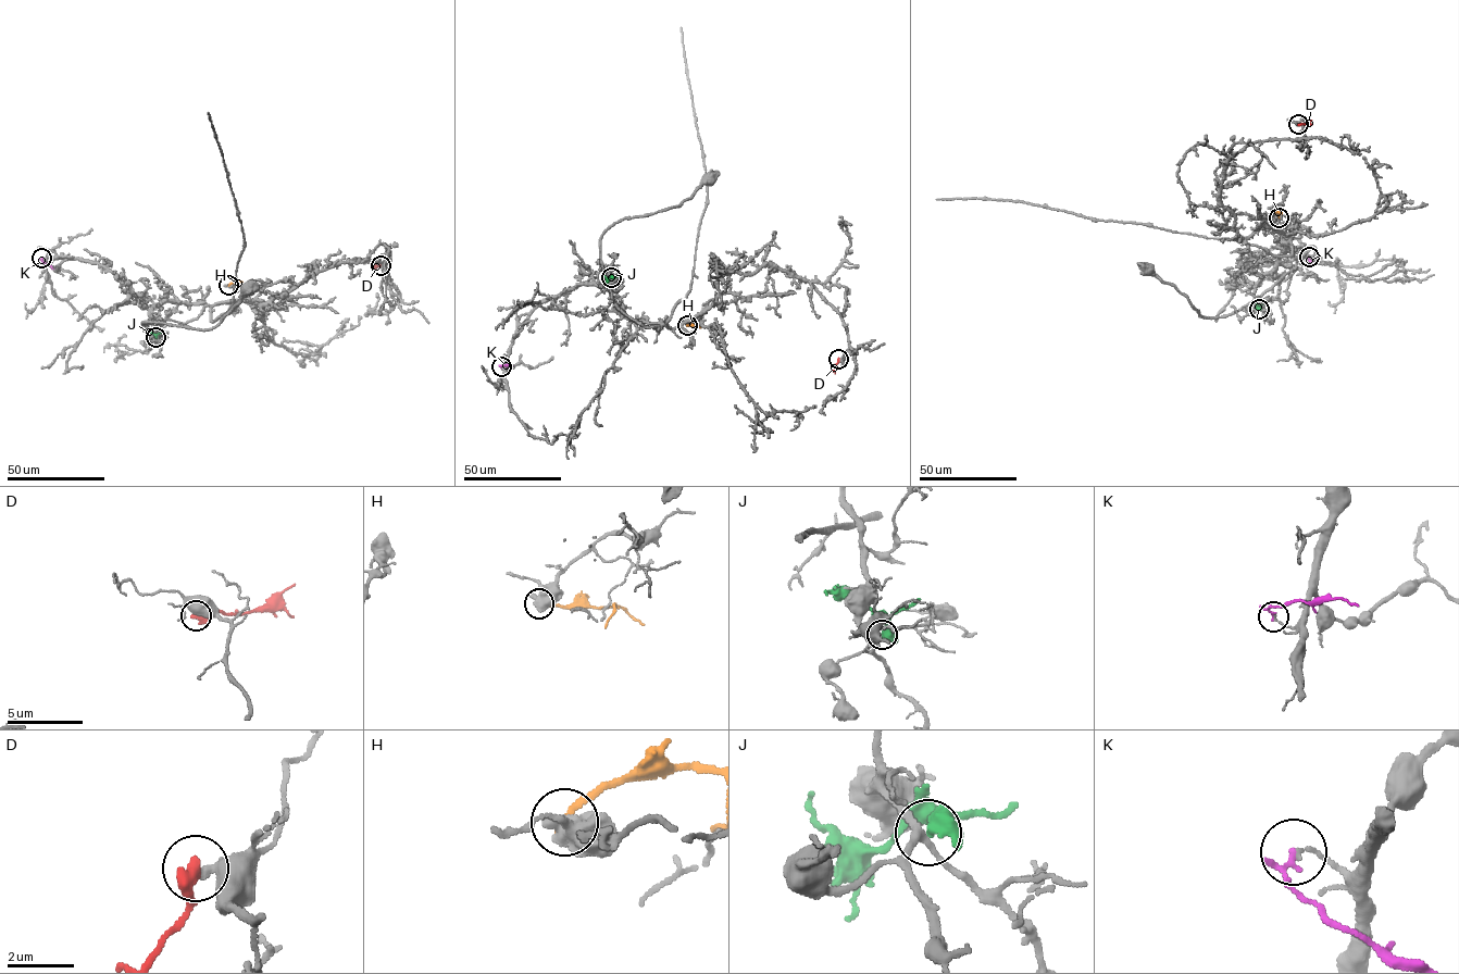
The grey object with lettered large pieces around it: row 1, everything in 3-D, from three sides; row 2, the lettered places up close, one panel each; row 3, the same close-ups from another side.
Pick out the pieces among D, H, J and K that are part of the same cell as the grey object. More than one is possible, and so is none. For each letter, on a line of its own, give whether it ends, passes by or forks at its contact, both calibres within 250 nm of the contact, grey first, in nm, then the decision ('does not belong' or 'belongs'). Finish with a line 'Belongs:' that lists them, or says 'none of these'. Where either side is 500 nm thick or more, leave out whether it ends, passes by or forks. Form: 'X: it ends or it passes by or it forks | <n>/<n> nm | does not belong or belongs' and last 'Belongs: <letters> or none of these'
D: it ends | 300/480 nm | does not belong
H: 800/200 nm | does not belong
J: 220/600 nm | does not belong
K: it passes by | 120/110 nm | does not belong
Belongs: none of these

